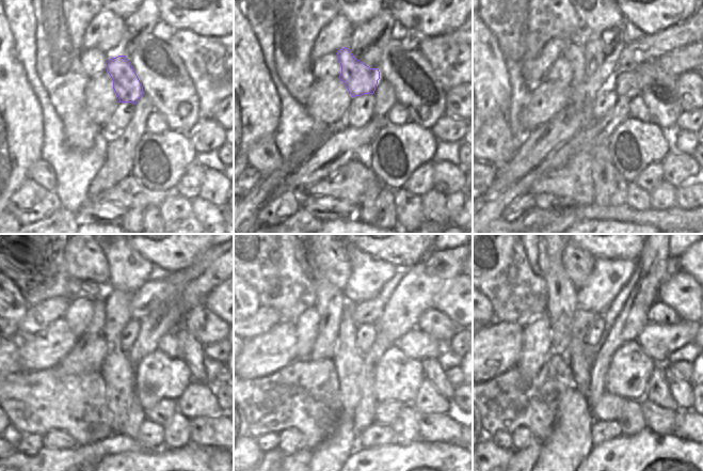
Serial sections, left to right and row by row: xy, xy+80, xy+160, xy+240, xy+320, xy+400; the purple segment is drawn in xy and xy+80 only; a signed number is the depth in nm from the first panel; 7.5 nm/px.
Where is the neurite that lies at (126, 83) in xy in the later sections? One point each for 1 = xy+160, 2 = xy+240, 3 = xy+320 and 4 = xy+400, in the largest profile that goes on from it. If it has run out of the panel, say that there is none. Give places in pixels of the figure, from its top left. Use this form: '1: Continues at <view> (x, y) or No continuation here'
1: Continues at xy+160 (574, 52)
2: Continues at xy+240 (93, 291)
3: Continues at xy+320 (307, 264)
4: Continues at xy+400 (537, 255)

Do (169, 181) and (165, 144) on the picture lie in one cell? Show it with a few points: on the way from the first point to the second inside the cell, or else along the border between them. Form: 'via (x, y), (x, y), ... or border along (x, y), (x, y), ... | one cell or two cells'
via (171, 172), (171, 168), (165, 162), (165, 153) | one cell

